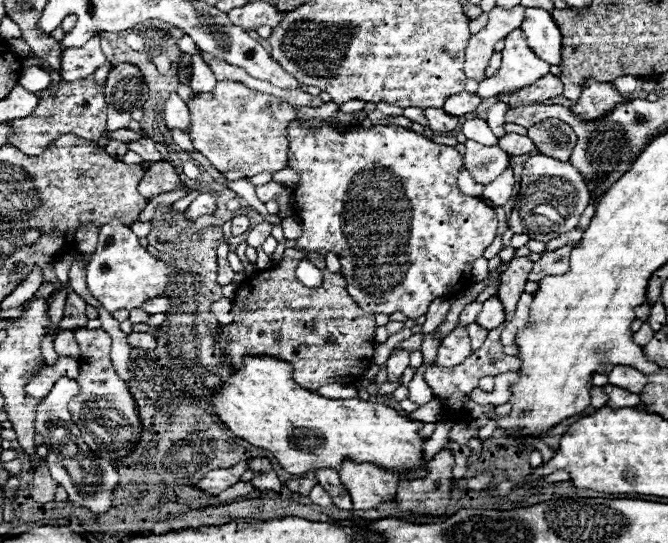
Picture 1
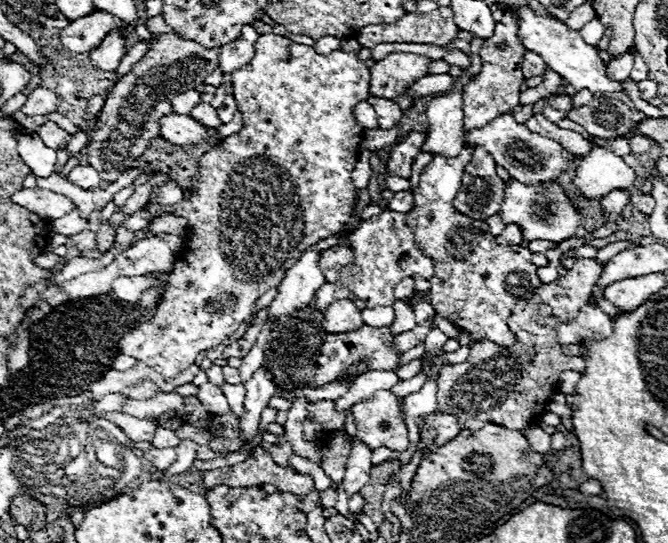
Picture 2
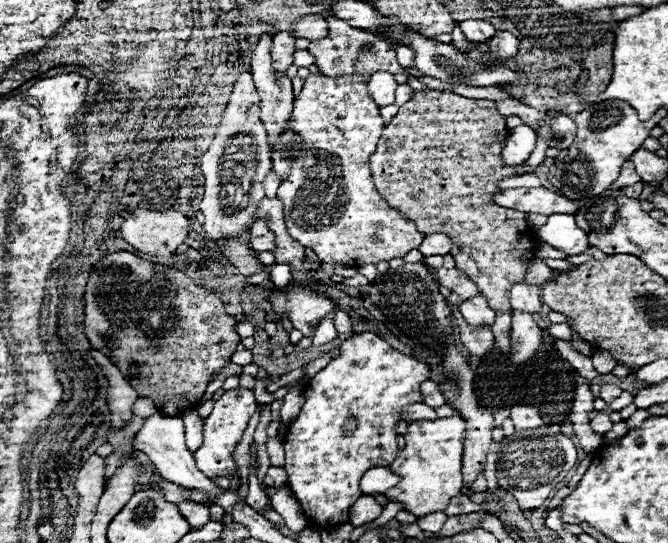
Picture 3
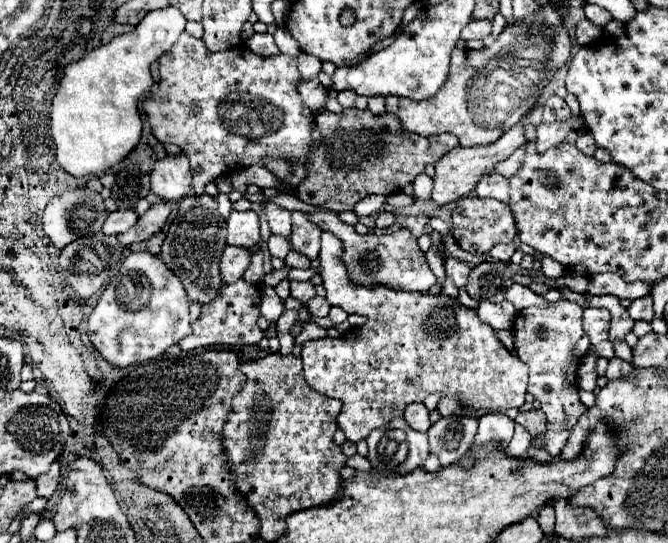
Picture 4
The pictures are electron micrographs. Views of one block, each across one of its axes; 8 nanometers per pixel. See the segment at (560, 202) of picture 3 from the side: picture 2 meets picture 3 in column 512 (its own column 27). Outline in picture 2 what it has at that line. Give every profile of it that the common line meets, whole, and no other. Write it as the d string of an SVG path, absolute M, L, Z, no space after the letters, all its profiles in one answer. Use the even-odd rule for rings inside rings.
M22 188L16 194L12 194L12 202L48 220L62 218L74 210L74 204L70 198L52 190L42 190L42 188Z

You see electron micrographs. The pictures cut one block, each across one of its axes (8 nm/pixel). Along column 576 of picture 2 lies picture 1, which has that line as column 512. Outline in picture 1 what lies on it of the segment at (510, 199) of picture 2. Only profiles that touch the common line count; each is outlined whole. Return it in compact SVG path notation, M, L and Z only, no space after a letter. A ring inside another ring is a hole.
M536 154L524 164L520 192L508 218L508 226L514 230L514 234L528 234L530 240L548 242L576 228L580 214L588 204L590 192L582 180L582 174L570 162L560 162L550 156Z

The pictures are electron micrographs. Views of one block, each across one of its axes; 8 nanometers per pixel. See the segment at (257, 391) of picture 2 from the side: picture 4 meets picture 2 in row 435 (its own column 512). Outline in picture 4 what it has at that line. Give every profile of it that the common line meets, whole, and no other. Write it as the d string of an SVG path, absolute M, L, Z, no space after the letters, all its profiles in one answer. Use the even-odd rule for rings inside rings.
M510 242L510 244L498 244L498 246L494 246L494 248L490 250L490 254L492 254L494 258L502 260L502 262L508 262L514 252L516 252L516 246L514 246L512 242Z

